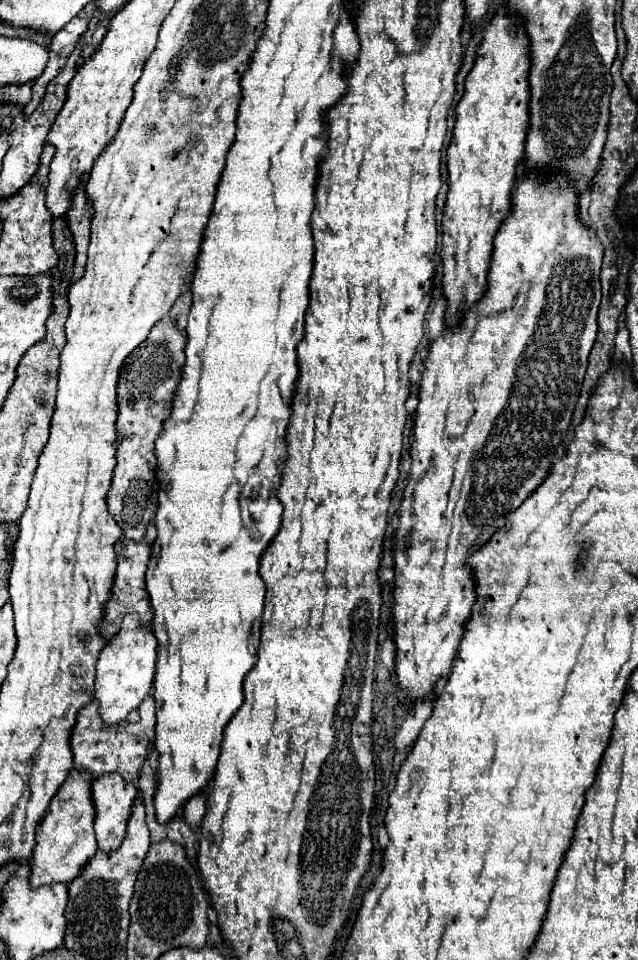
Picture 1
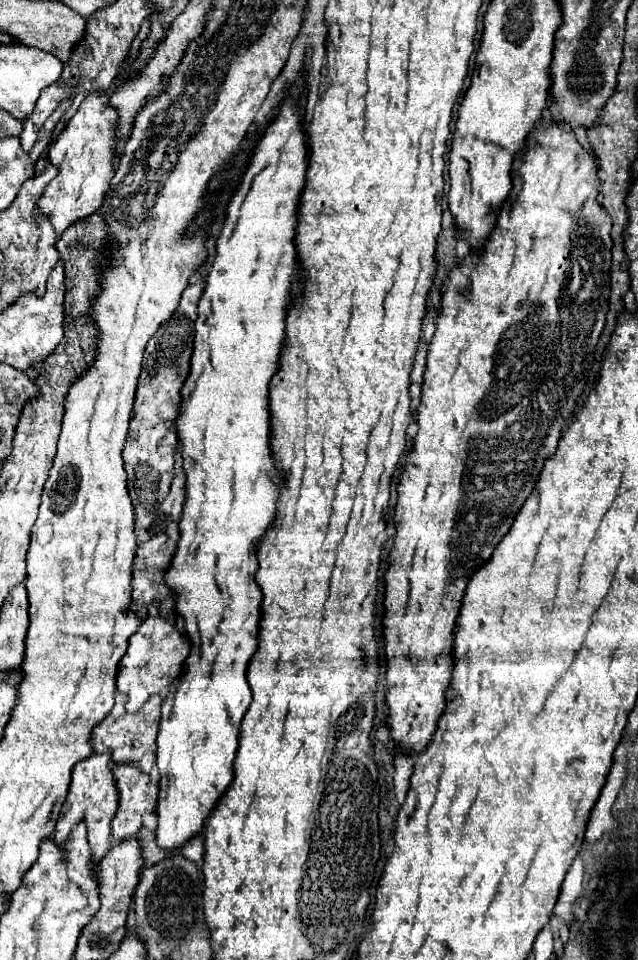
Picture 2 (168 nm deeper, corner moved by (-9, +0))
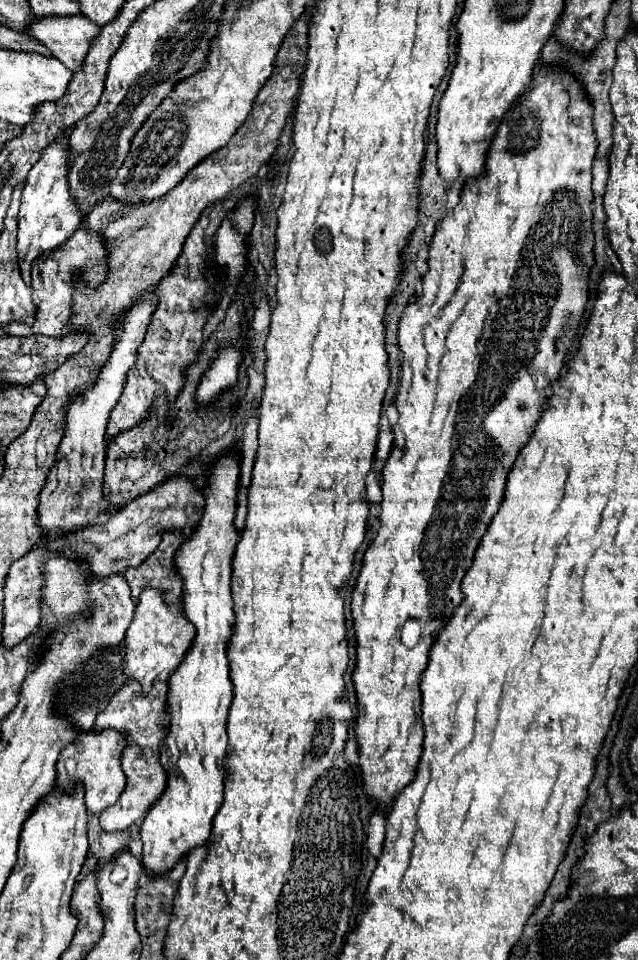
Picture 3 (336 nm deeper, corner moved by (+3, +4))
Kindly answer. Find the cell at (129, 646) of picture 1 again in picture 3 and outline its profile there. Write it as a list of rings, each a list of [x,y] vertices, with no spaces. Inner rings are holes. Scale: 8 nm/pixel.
[[[146,588],[140,594],[140,602],[136,606],[134,620],[124,638],[124,644],[126,644],[124,672],[128,672],[130,678],[138,680],[144,688],[144,694],[148,694],[152,690],[152,684],[158,678],[158,674],[162,674],[162,672],[172,674],[180,666],[194,636],[196,636],[196,628],[192,622],[188,622],[184,612],[180,608],[170,610],[162,598],[162,590]]]

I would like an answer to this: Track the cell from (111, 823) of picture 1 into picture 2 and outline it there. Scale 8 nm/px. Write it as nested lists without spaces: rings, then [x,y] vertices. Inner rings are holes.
[[[112,766],[118,788],[118,812],[112,818],[116,842],[128,840],[142,828],[142,816],[152,812],[158,802],[158,780],[132,766]]]

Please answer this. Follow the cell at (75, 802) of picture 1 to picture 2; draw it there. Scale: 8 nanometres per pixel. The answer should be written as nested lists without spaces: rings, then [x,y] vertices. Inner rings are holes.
[[[94,754],[86,760],[78,762],[72,770],[72,784],[68,790],[68,798],[62,806],[56,830],[54,830],[54,842],[64,848],[64,842],[70,838],[70,832],[76,824],[84,822],[88,828],[88,844],[92,848],[92,860],[100,862],[112,848],[112,834],[110,834],[110,820],[114,818],[118,810],[118,792],[114,786],[114,776],[110,770],[108,754]]]

